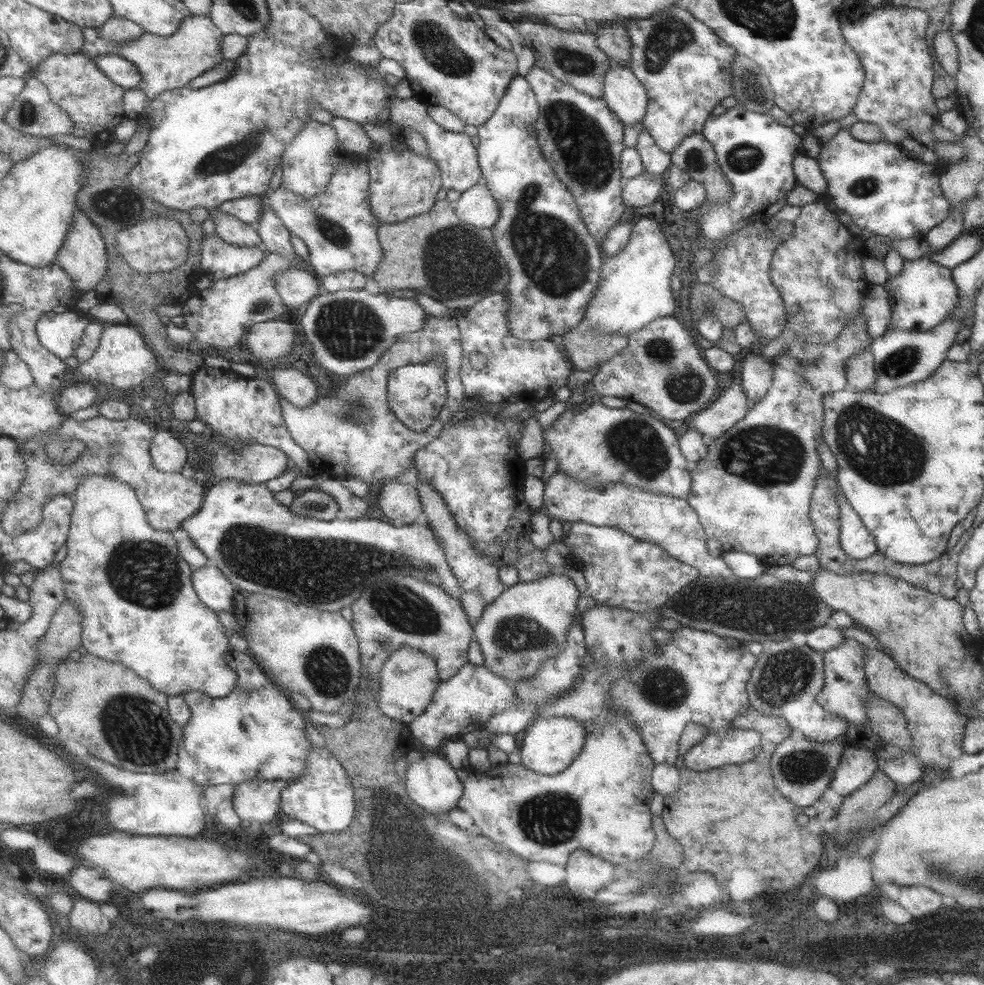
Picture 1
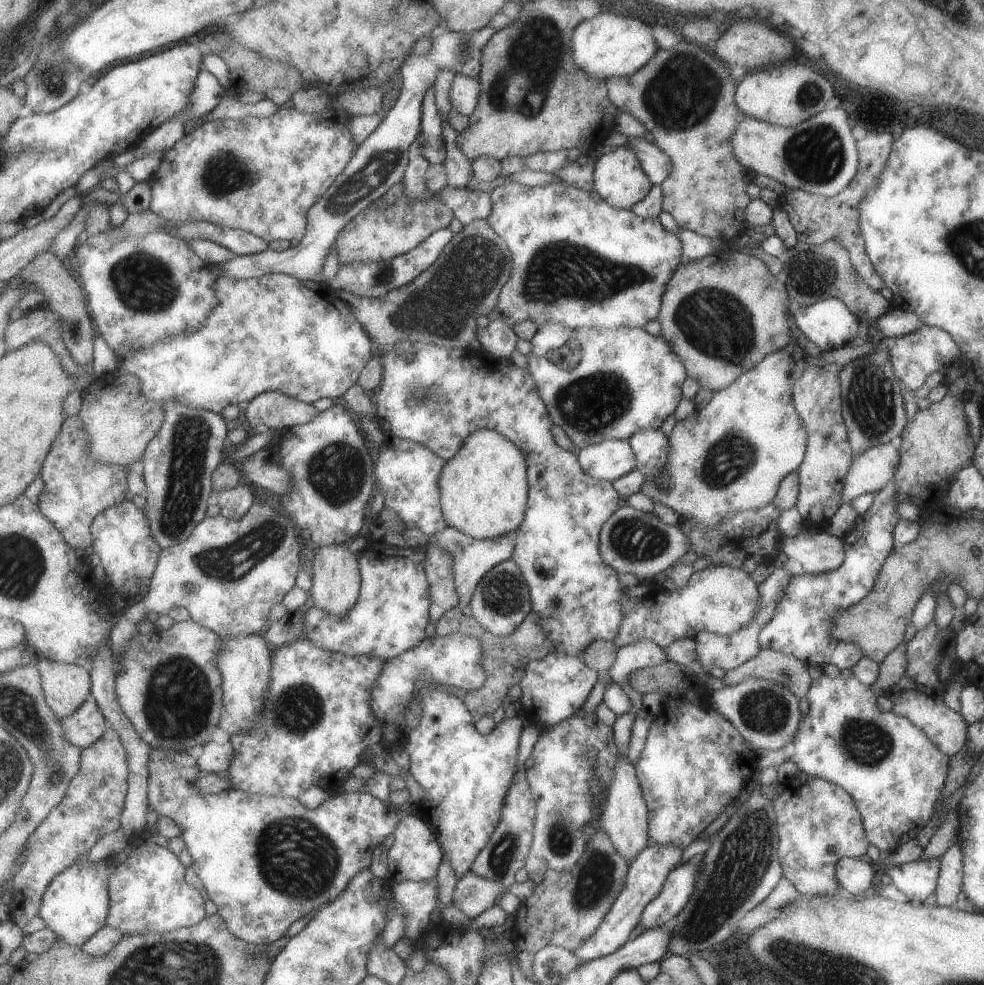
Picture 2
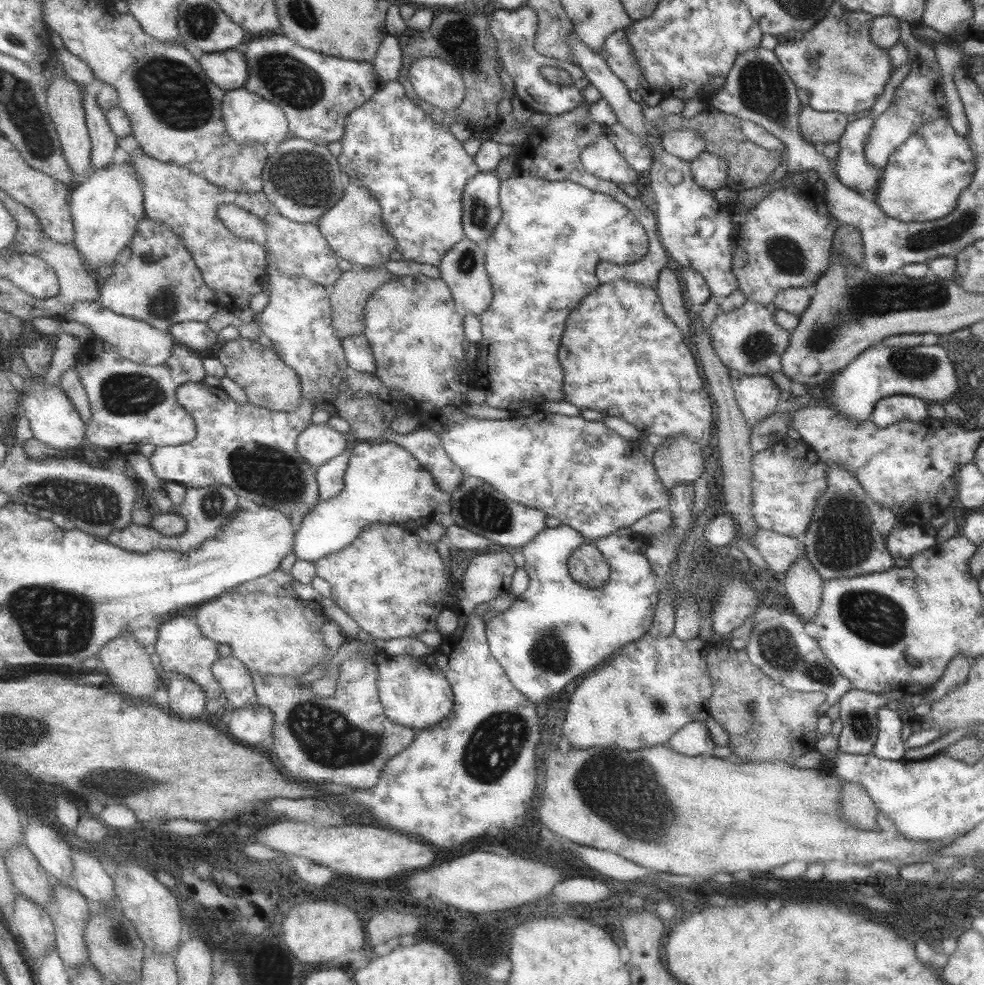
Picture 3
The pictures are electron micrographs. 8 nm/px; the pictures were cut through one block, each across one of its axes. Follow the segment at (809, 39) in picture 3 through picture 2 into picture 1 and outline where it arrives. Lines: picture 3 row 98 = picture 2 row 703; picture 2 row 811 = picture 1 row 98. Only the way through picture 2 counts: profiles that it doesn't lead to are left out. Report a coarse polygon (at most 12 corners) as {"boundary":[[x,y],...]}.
{"boundary":[[927,12],[841,20],[865,70],[851,116],[935,152]]}

